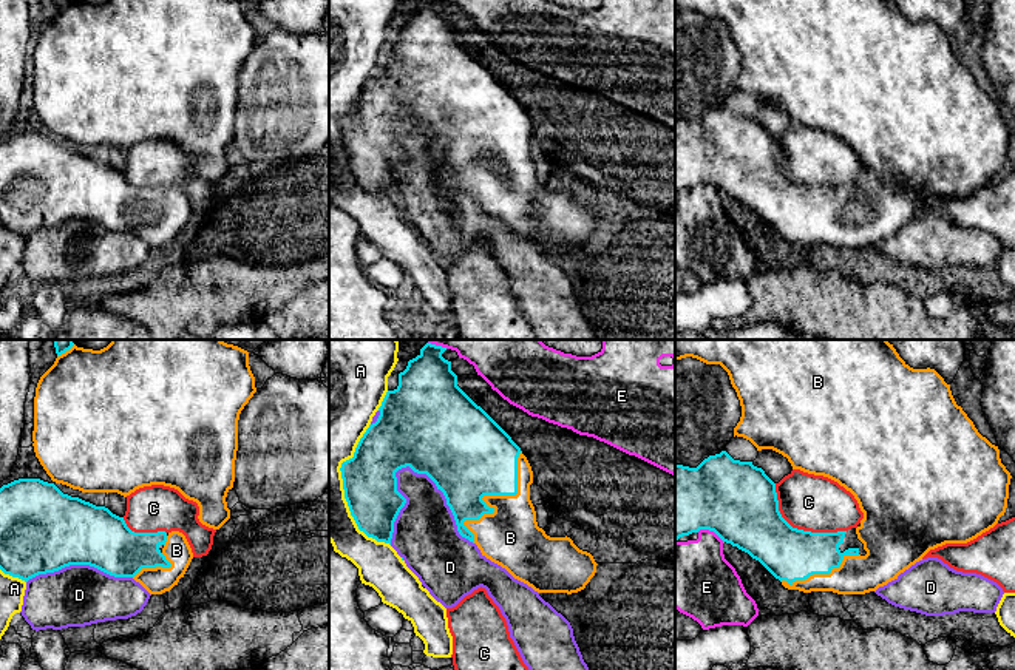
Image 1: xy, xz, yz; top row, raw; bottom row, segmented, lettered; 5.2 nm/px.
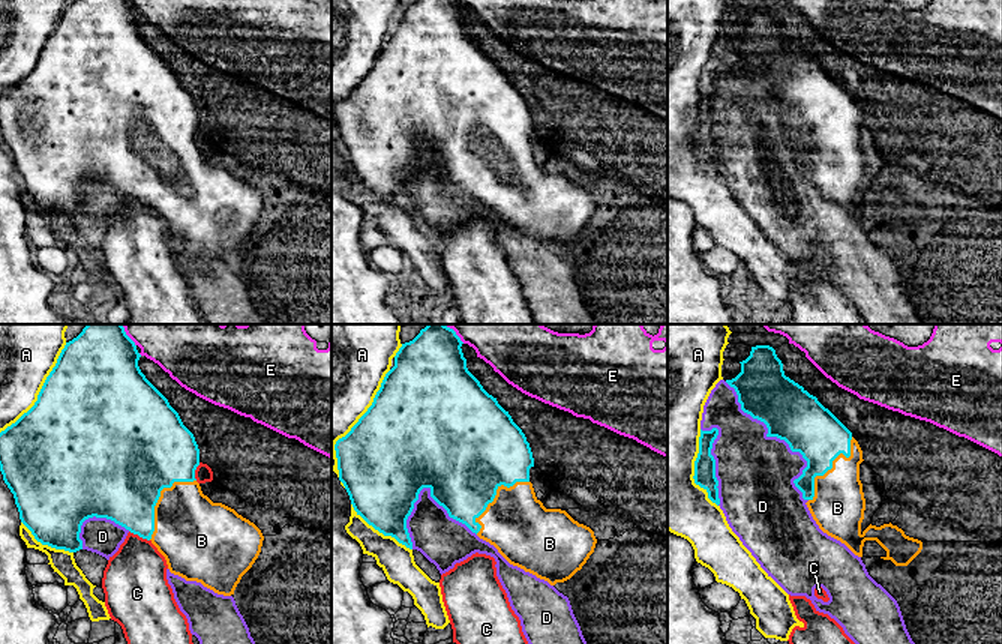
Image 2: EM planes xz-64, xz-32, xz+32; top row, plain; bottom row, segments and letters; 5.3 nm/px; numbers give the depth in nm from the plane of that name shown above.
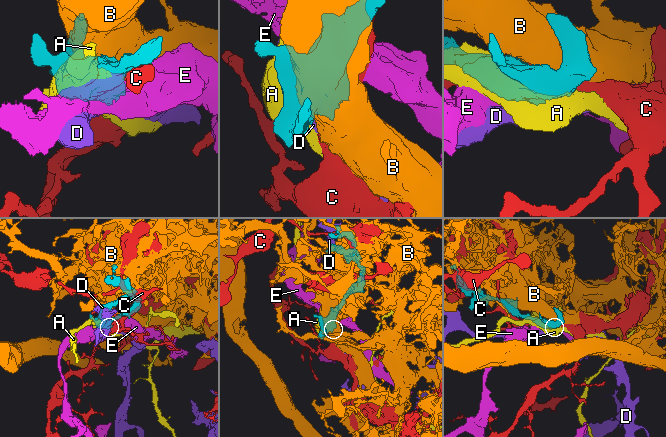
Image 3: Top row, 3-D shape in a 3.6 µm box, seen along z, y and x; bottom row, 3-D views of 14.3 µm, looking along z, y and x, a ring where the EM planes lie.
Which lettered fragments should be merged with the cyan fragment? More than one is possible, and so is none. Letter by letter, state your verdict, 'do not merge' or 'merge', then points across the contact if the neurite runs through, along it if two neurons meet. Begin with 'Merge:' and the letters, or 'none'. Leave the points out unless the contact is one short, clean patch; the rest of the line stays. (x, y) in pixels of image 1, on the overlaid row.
Merge: B
A: do not merge
B: merge
C: do not merge
D: do not merge
E: do not merge

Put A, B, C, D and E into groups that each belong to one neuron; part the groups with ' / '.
A / B / C / D / E

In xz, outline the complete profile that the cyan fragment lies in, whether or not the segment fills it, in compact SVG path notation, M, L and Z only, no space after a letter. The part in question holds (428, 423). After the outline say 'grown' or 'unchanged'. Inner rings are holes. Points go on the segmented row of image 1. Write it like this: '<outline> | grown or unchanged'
M426 343L420 354L408 361L399 374L399 386L388 391L375 423L369 425L360 438L354 457L341 463L345 499L360 531L377 542L391 545L394 522L406 499L397 491L395 472L409 466L417 474L426 474L446 499L457 531L476 543L482 556L505 568L514 579L538 593L578 593L596 573L596 562L579 550L570 537L550 537L538 526L536 511L530 500L533 471L521 448L511 437L459 386L451 361L442 354L446 347Z | grown

